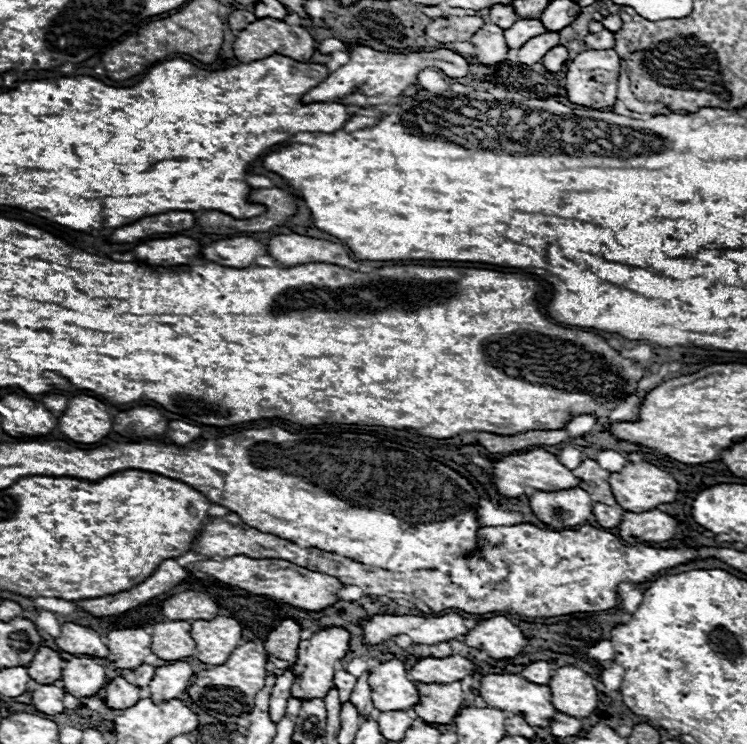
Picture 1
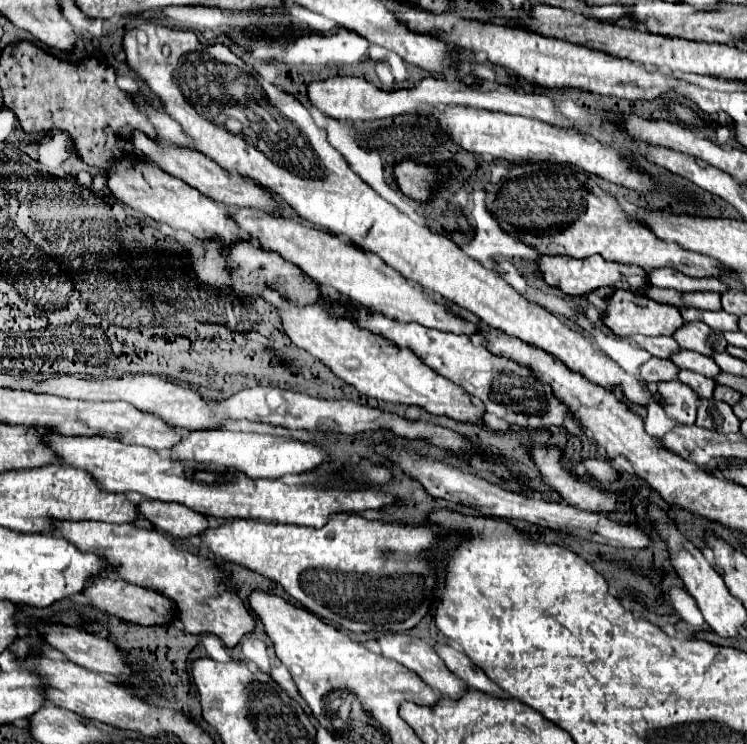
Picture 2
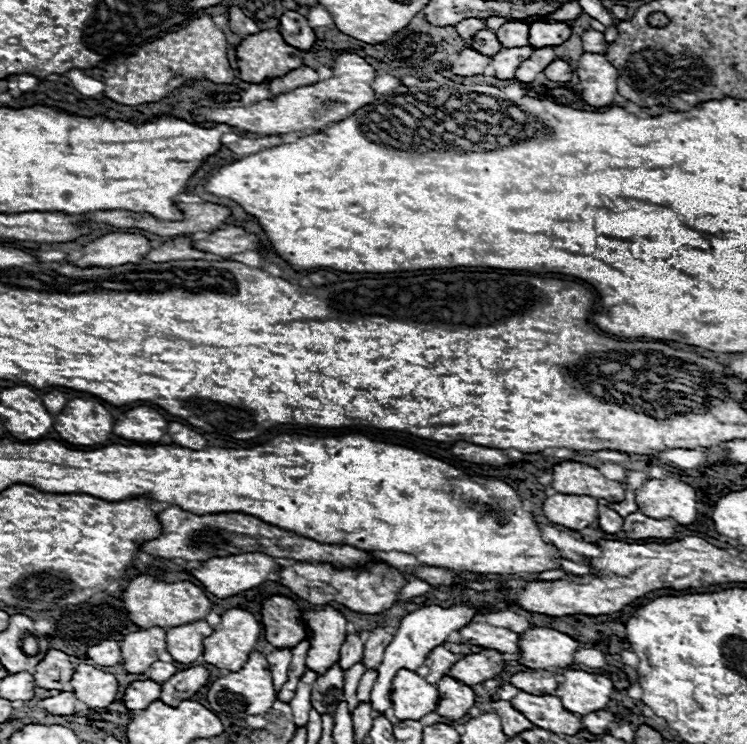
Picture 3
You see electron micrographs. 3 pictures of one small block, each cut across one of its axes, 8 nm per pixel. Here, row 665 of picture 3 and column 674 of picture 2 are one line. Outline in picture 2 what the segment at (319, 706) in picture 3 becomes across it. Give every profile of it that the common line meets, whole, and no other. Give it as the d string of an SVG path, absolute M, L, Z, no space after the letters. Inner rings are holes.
M686 322L676 334L674 340L680 344L680 348L700 352L704 356L712 356L716 352L726 352L726 338L720 332L710 330L704 322Z

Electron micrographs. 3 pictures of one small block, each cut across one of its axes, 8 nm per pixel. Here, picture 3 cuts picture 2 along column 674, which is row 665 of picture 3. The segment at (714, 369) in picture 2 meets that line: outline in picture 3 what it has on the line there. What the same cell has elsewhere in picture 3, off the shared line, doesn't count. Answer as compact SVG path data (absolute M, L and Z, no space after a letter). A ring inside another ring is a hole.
M358 662L358 664L354 664L352 668L346 670L346 684L344 684L346 696L344 696L344 700L350 704L350 710L354 710L358 706L356 690L358 690L358 682L360 682L360 678L362 678L364 672L366 672L366 668L364 668L362 662Z

